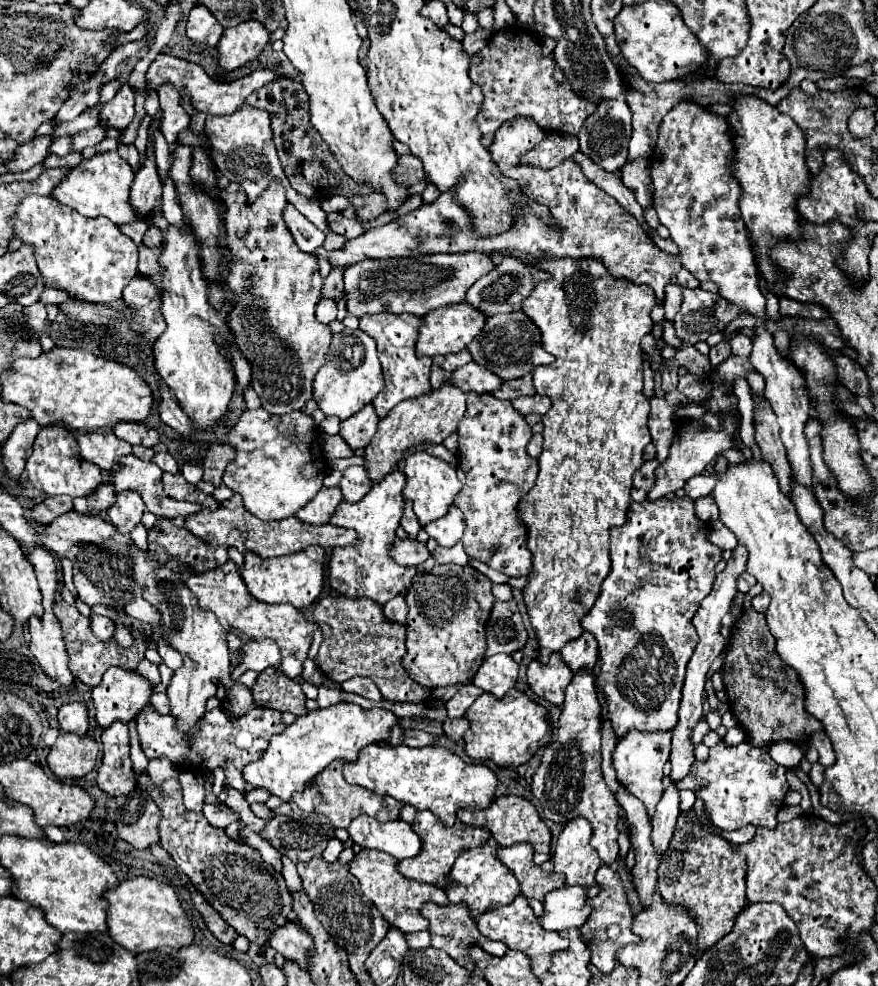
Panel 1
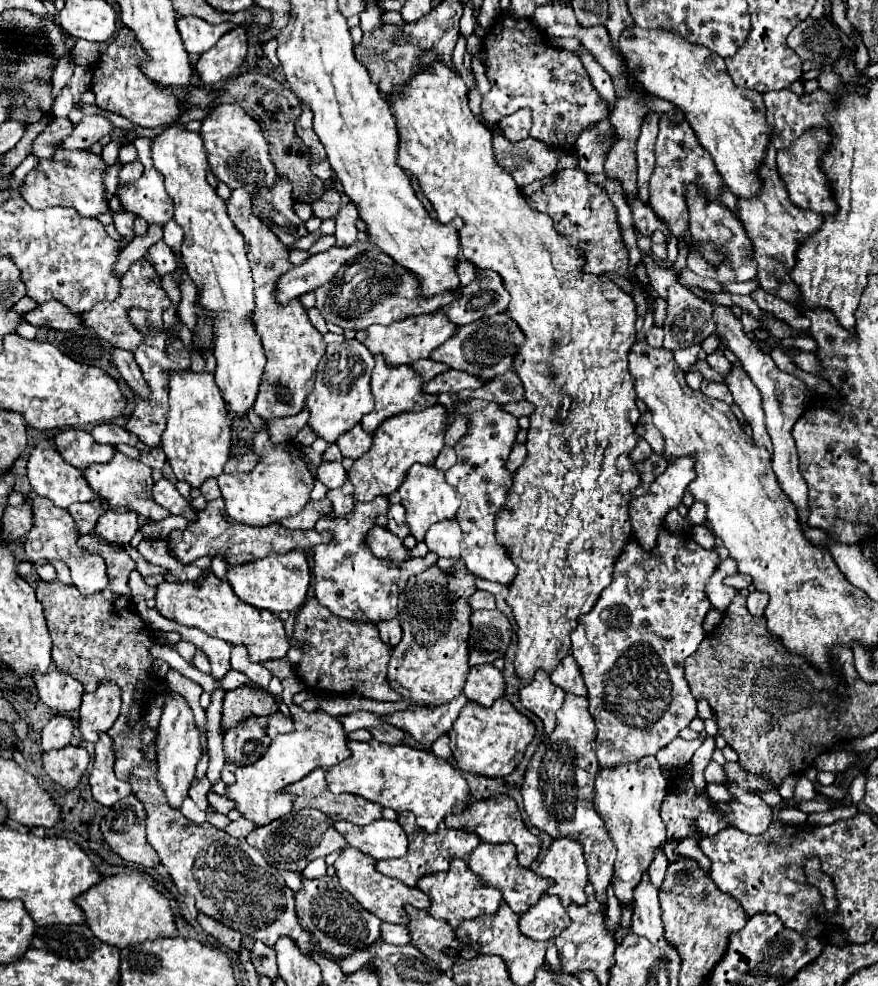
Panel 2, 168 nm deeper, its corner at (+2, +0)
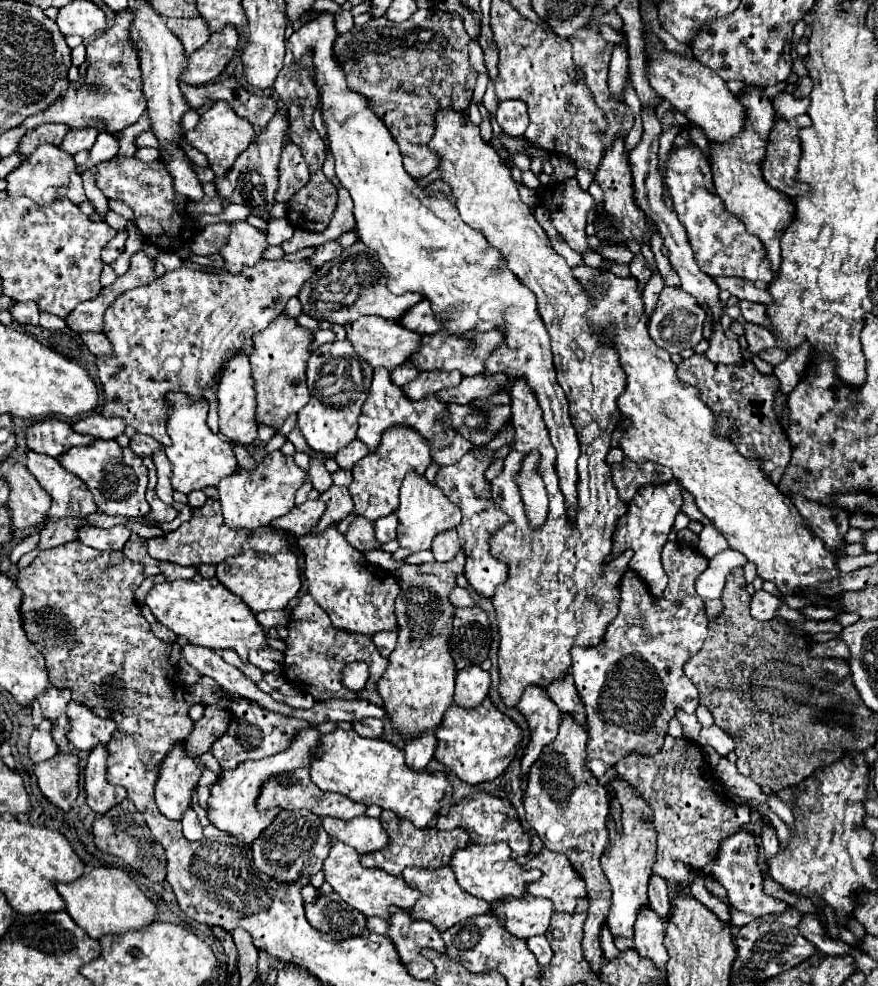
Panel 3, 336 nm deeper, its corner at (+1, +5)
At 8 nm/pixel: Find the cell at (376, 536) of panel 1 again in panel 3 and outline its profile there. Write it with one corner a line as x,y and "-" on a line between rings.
337,523
329,525
323,533
307,533
305,537
299,539
299,547
305,553
305,579
309,585
309,593
313,595
315,603
331,617
333,627
365,635
375,635
377,631
385,629
397,629
397,619
393,613
395,597
401,590
397,579
387,571
373,569
373,565
365,559
365,555
347,543
345,535
337,529

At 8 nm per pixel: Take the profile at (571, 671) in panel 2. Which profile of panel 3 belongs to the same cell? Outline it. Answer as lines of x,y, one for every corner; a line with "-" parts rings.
565,673
565,677
553,681
547,687
547,693
559,705
559,709
563,713
573,713
577,717
577,721
585,721
585,705
581,703
581,697
577,693
571,673

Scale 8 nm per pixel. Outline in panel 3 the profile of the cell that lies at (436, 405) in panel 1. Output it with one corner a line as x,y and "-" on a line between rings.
397,425
387,429
379,447
353,467
353,483
349,485
349,493
355,503
355,513
369,517
371,521
393,513
397,509
397,497
405,475
413,469
423,473
431,461
431,443
425,441
425,437
419,435
413,427

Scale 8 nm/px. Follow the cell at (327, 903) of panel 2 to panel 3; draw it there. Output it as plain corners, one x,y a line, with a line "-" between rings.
335,891
331,895
319,895
315,903
305,905
305,915
317,931
339,941
363,935
367,929
367,917
337,897

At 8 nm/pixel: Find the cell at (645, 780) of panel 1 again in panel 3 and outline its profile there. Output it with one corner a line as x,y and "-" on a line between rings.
615,777
609,781
609,789
613,789
613,797
621,805
621,831
617,831
617,823
613,815
607,817
607,829
609,829
609,849
601,857
601,869
605,871
609,883
611,883
611,893
613,893
613,903
607,915
607,925
613,935
621,937
631,937
633,935
633,925
637,919
639,907
647,903
647,885
651,877
651,869
657,857
657,831
653,825
653,809
649,809
649,803
637,793
633,785
629,785
625,779

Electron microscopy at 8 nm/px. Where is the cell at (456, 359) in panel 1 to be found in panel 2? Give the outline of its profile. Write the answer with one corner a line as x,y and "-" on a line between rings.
426,358
426,360
416,360
416,362
412,364
412,370
416,370
416,374
420,374
420,376
428,382
428,380
432,380
434,376
438,376
438,374
442,374
442,372
446,372
446,370
450,370
450,368
444,366
444,364
440,364
440,362
432,362
430,358

